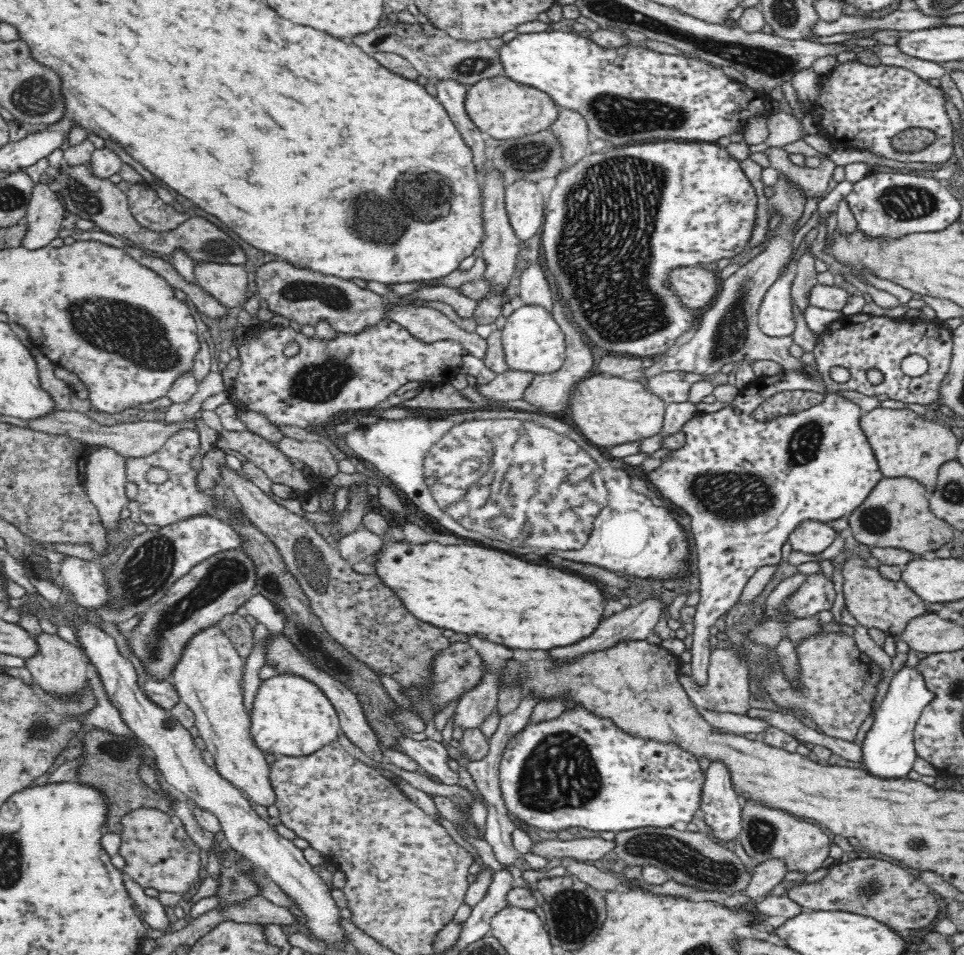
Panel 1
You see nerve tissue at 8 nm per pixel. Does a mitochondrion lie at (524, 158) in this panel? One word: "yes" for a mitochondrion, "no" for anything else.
yes

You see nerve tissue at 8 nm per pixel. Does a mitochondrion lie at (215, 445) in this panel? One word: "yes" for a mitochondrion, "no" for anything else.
no

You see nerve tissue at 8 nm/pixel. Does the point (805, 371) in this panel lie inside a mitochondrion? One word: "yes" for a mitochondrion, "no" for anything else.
no

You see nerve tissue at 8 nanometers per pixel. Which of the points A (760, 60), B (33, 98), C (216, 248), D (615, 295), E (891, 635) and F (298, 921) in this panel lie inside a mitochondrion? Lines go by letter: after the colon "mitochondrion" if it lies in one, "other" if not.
A: mitochondrion
B: mitochondrion
C: mitochondrion
D: mitochondrion
E: other
F: other

